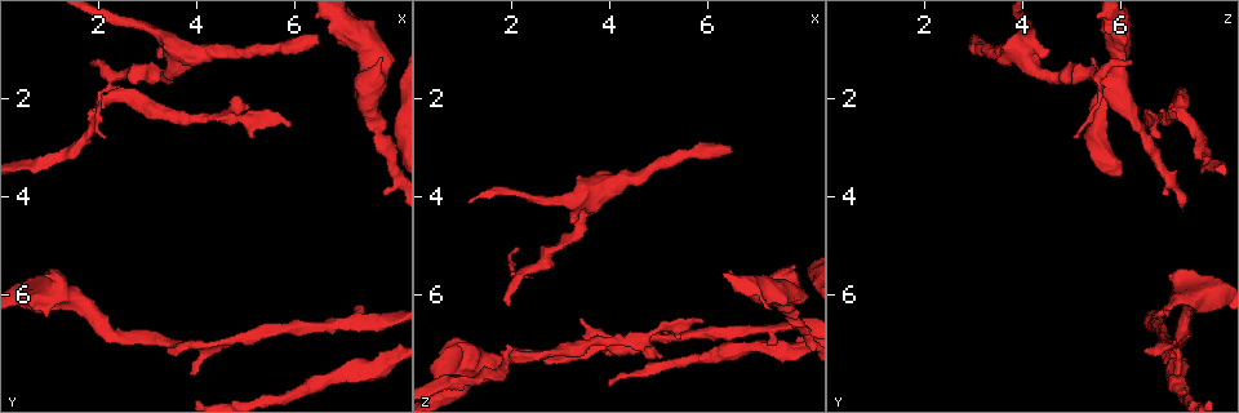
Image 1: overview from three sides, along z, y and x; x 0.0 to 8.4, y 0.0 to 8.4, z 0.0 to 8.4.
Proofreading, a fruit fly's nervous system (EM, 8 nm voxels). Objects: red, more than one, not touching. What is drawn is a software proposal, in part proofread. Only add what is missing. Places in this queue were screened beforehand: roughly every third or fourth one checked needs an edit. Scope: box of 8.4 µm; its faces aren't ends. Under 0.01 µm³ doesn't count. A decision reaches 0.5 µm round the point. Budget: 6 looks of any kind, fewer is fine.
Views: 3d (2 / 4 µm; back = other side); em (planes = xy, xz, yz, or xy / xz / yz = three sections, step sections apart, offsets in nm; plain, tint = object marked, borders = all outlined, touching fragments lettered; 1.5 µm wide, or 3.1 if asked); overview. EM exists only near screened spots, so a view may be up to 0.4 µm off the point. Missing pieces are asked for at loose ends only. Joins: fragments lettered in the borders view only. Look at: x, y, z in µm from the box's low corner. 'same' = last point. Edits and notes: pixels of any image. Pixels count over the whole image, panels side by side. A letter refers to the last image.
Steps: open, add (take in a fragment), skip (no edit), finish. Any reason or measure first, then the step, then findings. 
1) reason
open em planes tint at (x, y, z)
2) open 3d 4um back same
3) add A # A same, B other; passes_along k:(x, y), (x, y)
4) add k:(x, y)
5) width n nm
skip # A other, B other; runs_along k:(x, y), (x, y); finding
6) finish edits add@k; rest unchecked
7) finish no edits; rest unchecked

free end
open 3d 2um at (3.35, 7.10, 6.50)

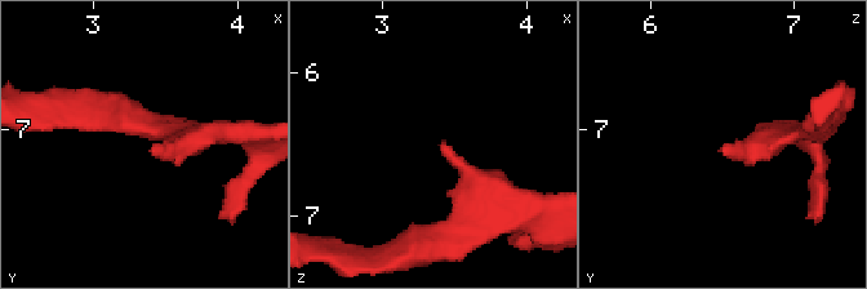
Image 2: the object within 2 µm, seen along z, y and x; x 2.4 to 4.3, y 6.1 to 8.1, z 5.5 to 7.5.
open em planes borders at (3.36, 7.14, 6.50)

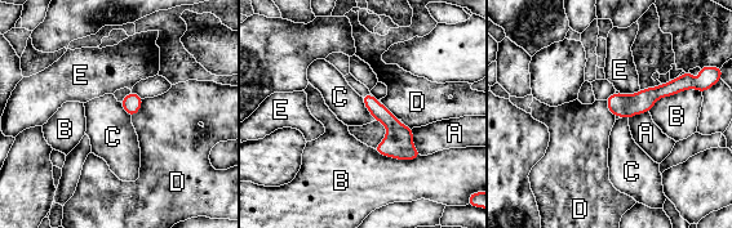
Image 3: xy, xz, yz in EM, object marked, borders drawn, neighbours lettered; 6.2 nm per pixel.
width 100 nm
skip # A other, B other, C other, D other, E other; none of them fits

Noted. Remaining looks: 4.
end of a long branch
open 3d 4um at (6.55, 0.85, 3.10)

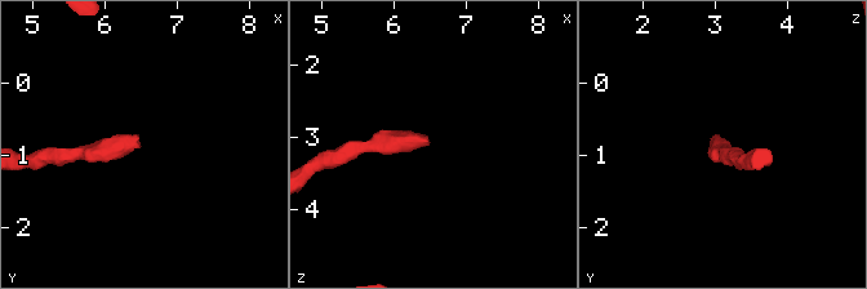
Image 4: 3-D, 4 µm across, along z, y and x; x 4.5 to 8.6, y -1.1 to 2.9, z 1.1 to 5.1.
shape alone is not enough
open em xz step 4 tint at (6.50, 0.80, 3.10)

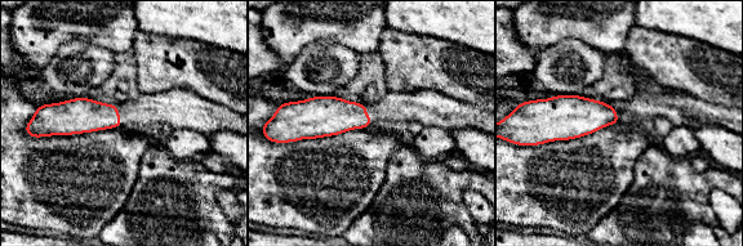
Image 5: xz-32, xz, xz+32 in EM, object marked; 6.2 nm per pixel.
cut it another way
open em planes borders same

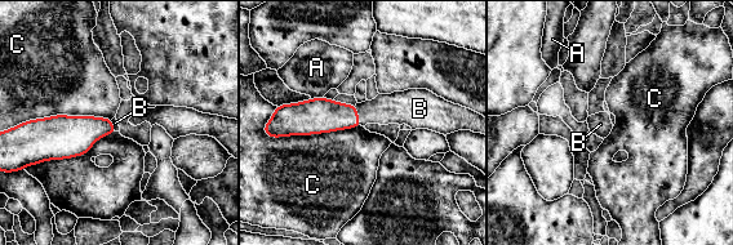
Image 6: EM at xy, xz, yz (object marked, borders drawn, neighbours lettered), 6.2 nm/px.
width 160 nm
add B # A other, B same, C other; passes_along 6:(318, 115), (358, 115), (396, 107); the neuron continues

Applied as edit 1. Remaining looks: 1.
finish edits add@6; rest unchecked

